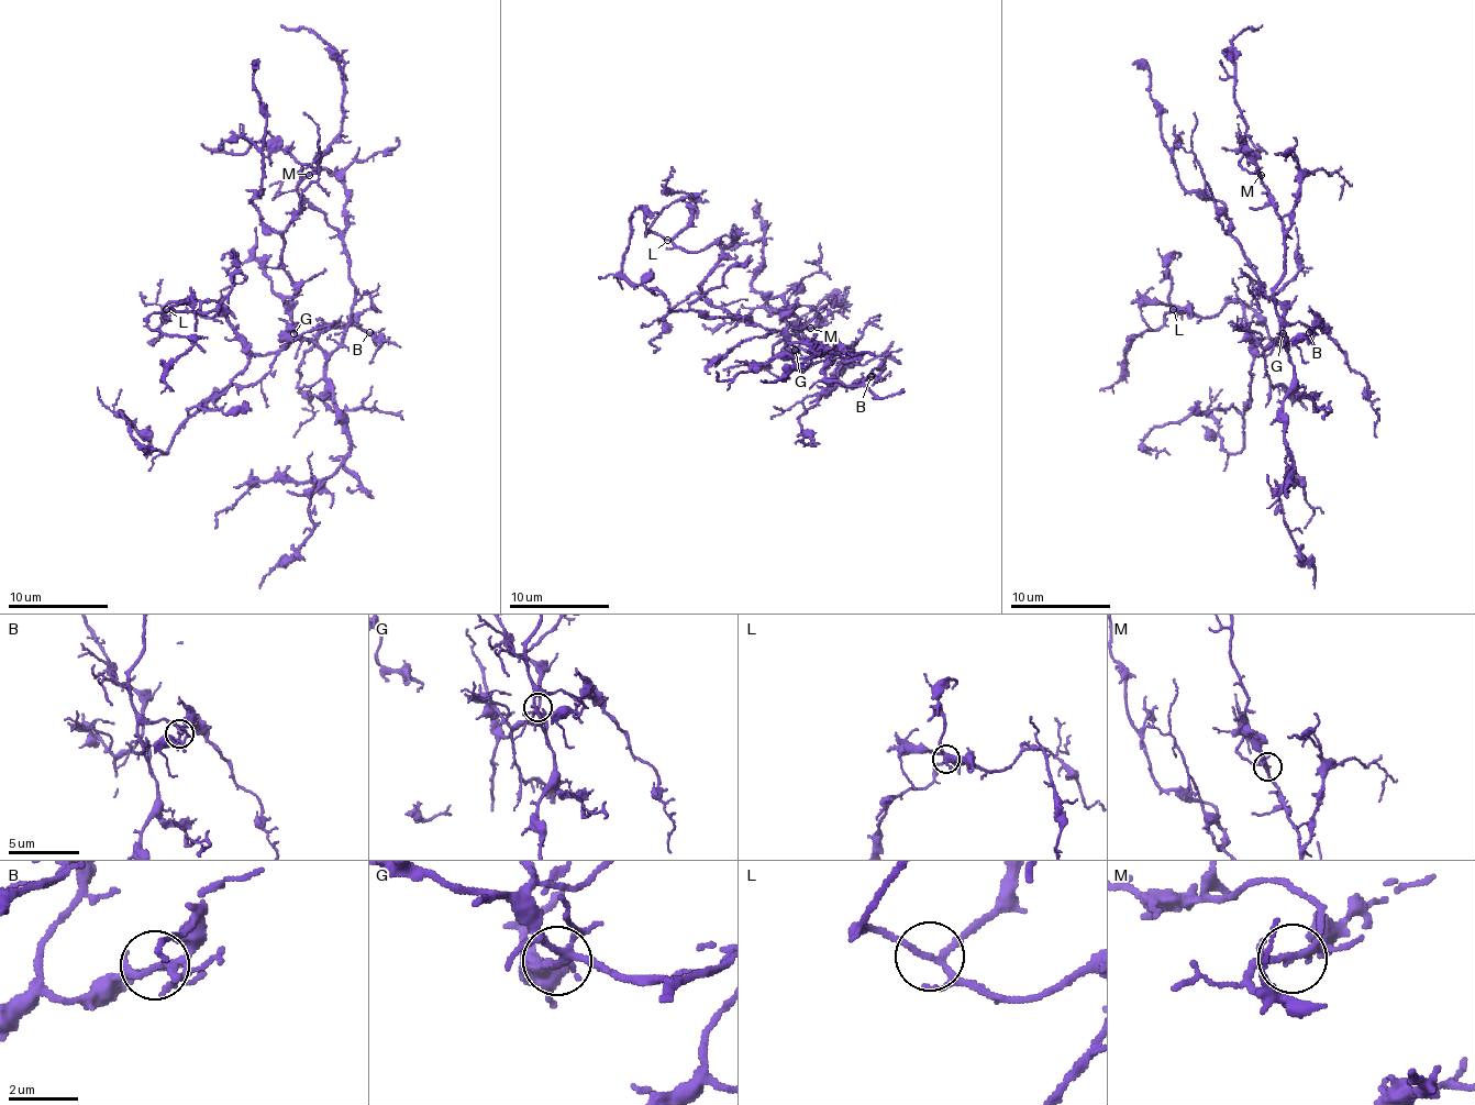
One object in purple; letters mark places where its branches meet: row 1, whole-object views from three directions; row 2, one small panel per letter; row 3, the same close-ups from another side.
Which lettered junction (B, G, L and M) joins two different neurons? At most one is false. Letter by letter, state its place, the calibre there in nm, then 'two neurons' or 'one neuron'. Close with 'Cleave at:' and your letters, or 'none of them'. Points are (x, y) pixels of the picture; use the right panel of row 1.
B: place (1309, 332); calibre 160 nm; one neuron
G: place (1283, 333); calibre 200 nm; one neuron
L: place (1173, 309); calibre 170 nm; one neuron
M: place (1261, 175); calibre 170 nm; one neuron
Cleave at: none of them

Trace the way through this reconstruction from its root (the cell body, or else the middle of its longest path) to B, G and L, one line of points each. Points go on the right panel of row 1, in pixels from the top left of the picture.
B: (1287, 346), (1287, 354), (1279, 333), (1283, 327), (1295, 321), (1305, 327), (1320, 327), (1310, 331)
G: (1287, 346), (1283, 333)
L: (1287, 346), (1285, 339), (1277, 339), (1257, 354), (1240, 301), (1230, 301), (1212, 317), (1173, 309)

